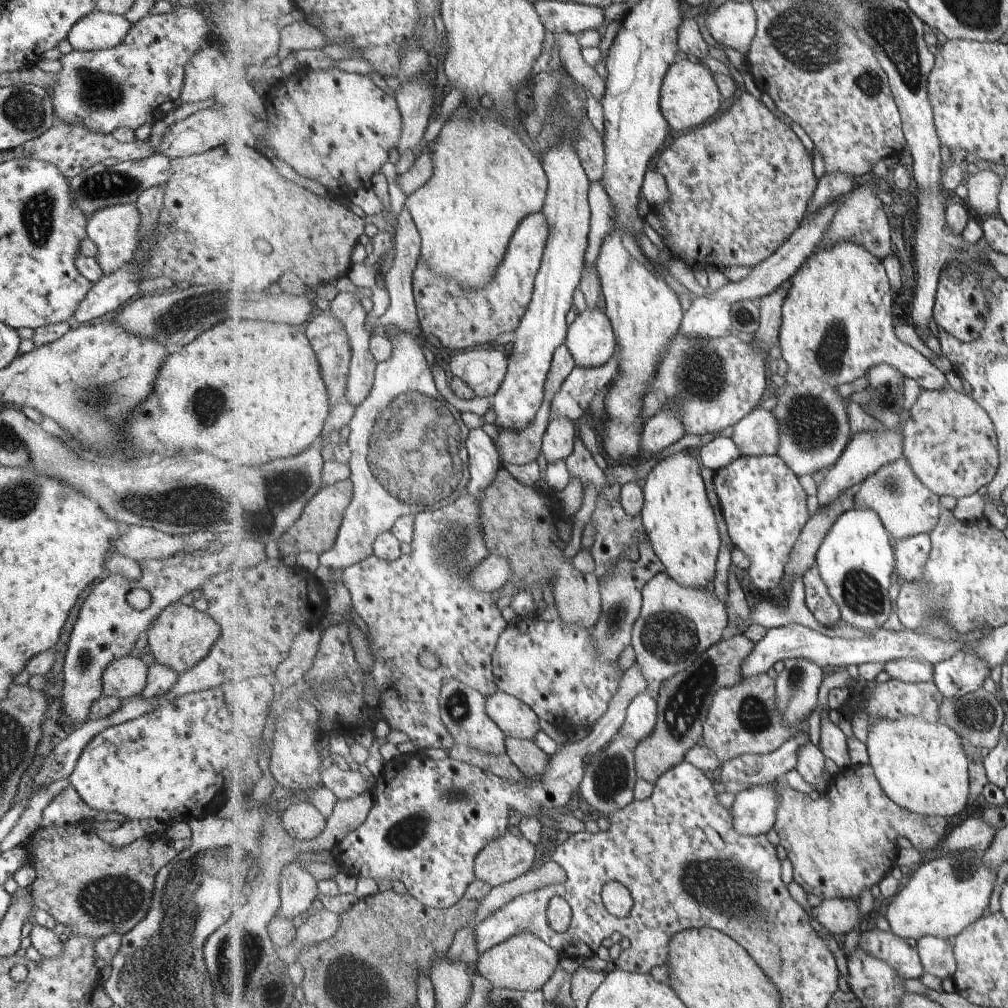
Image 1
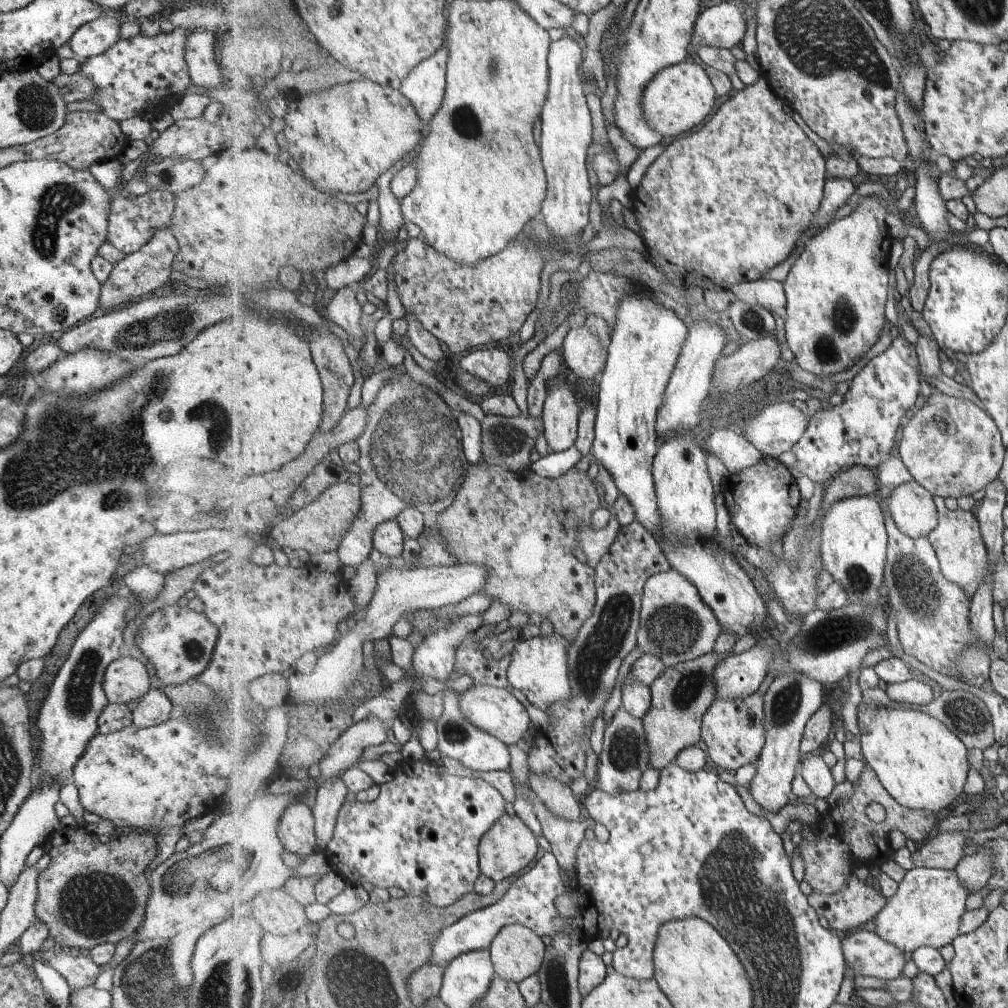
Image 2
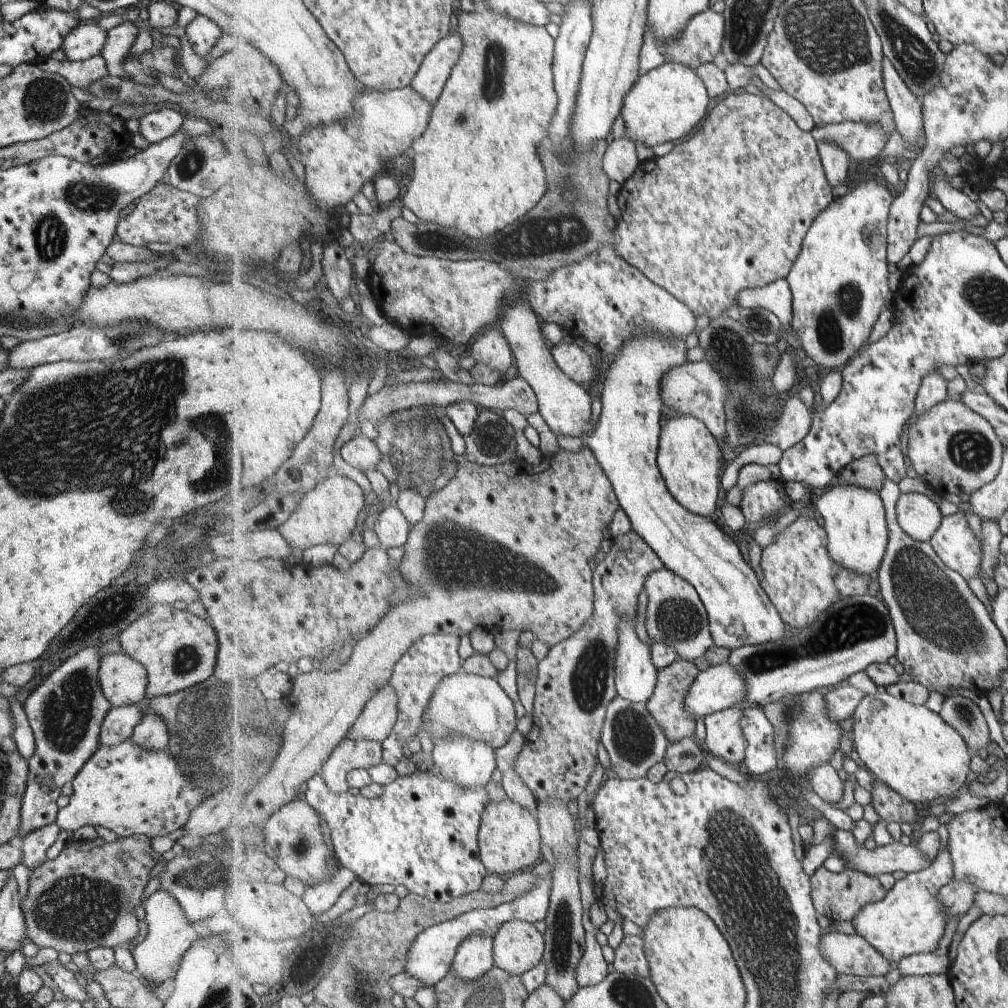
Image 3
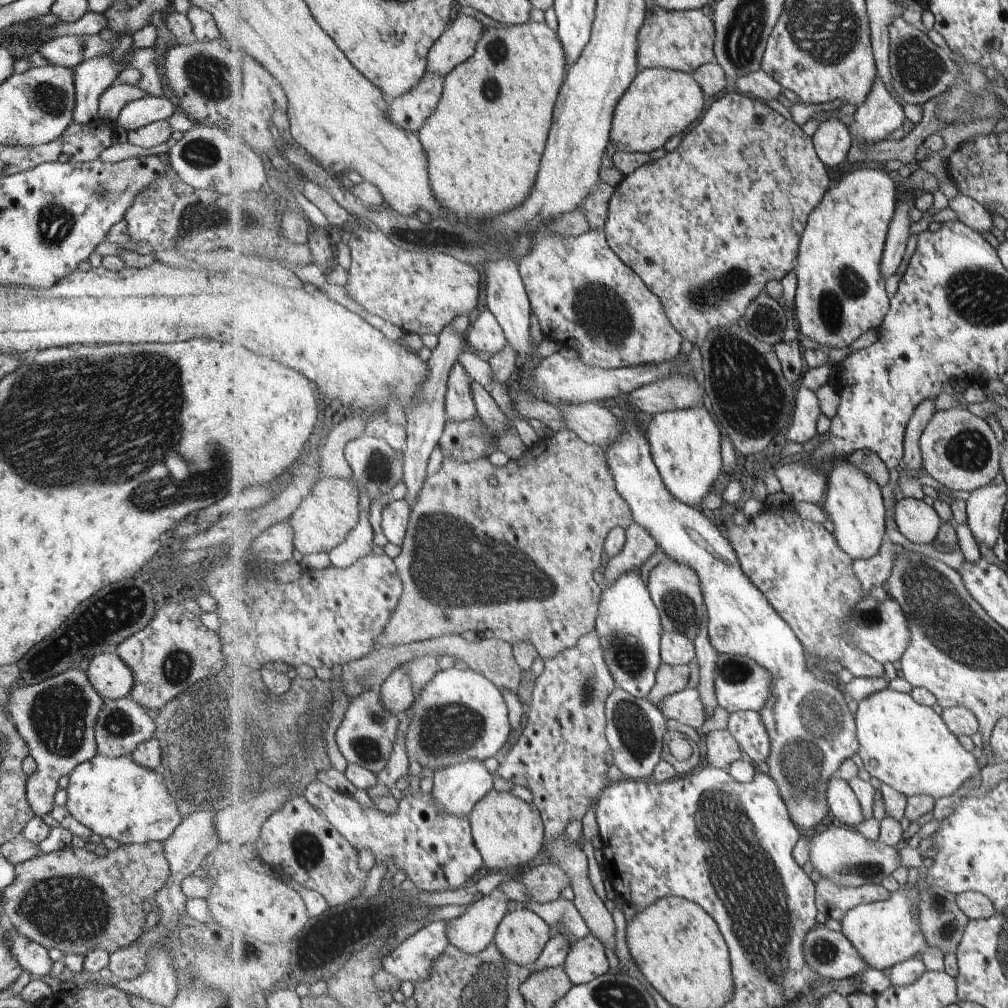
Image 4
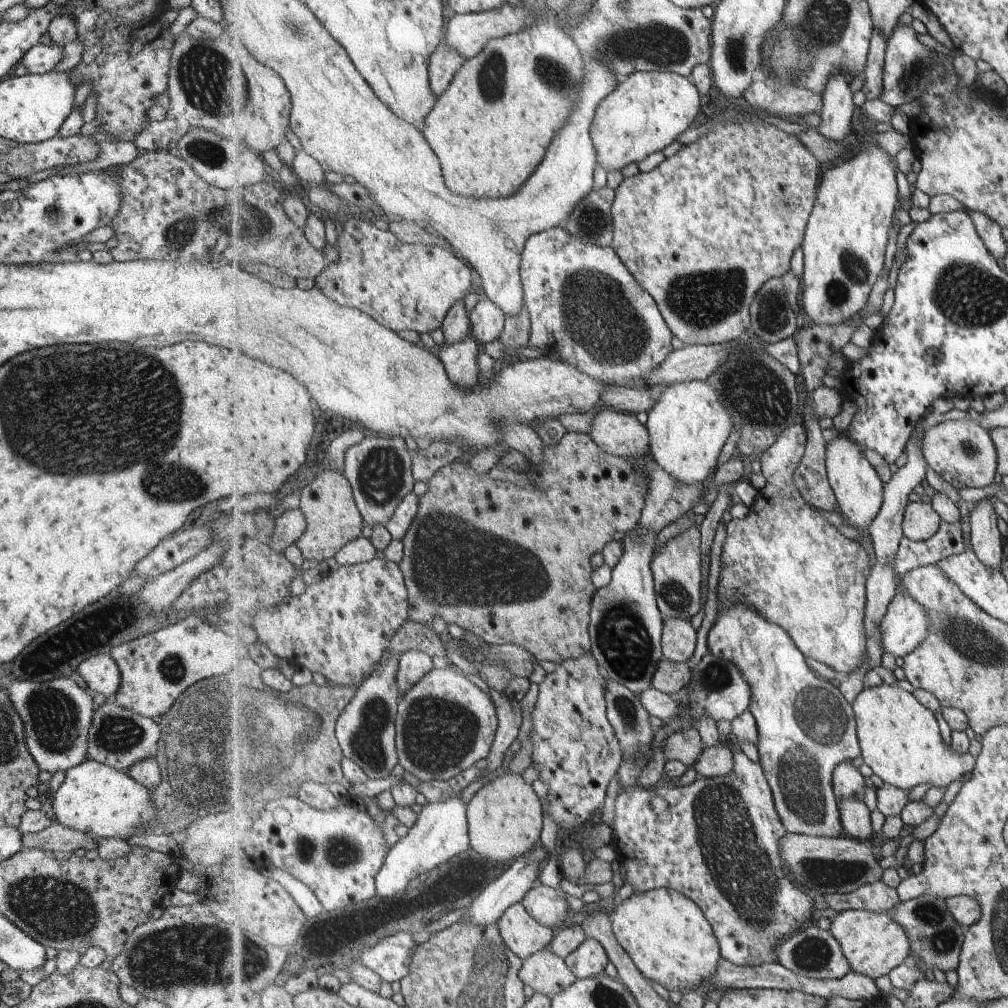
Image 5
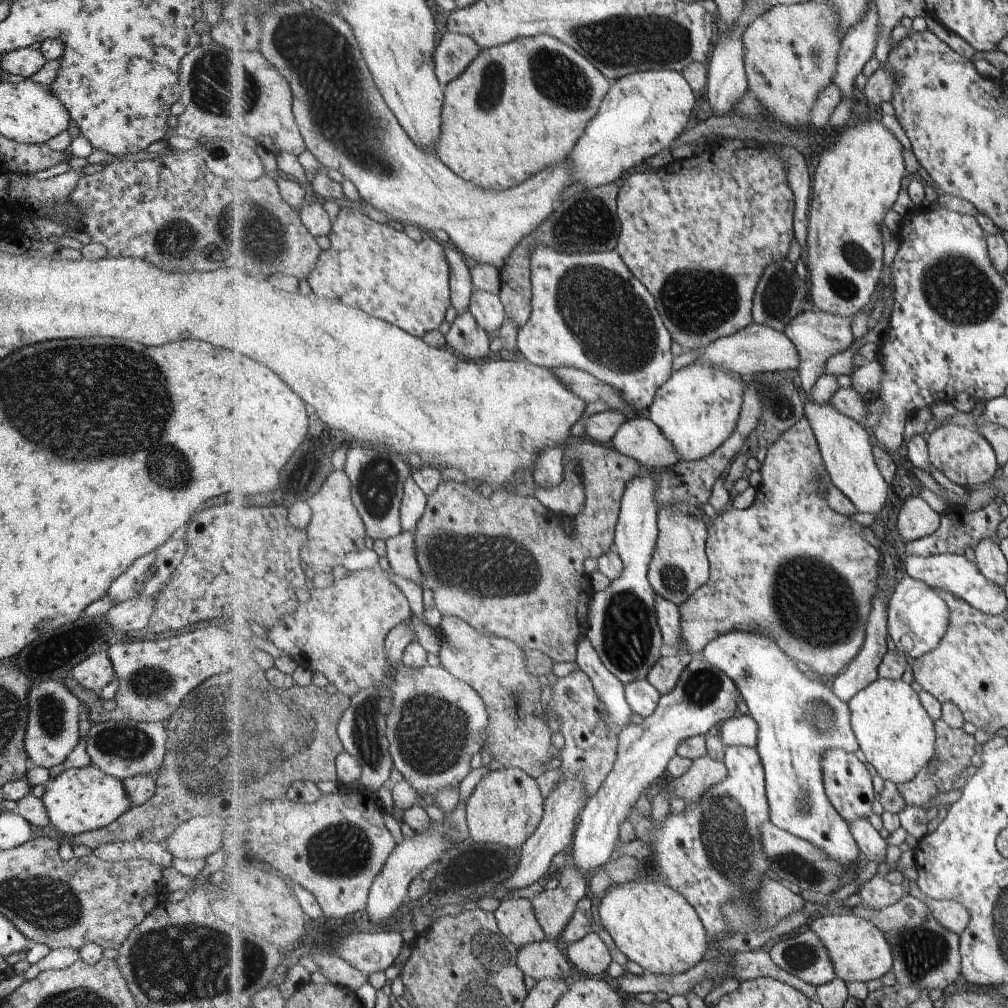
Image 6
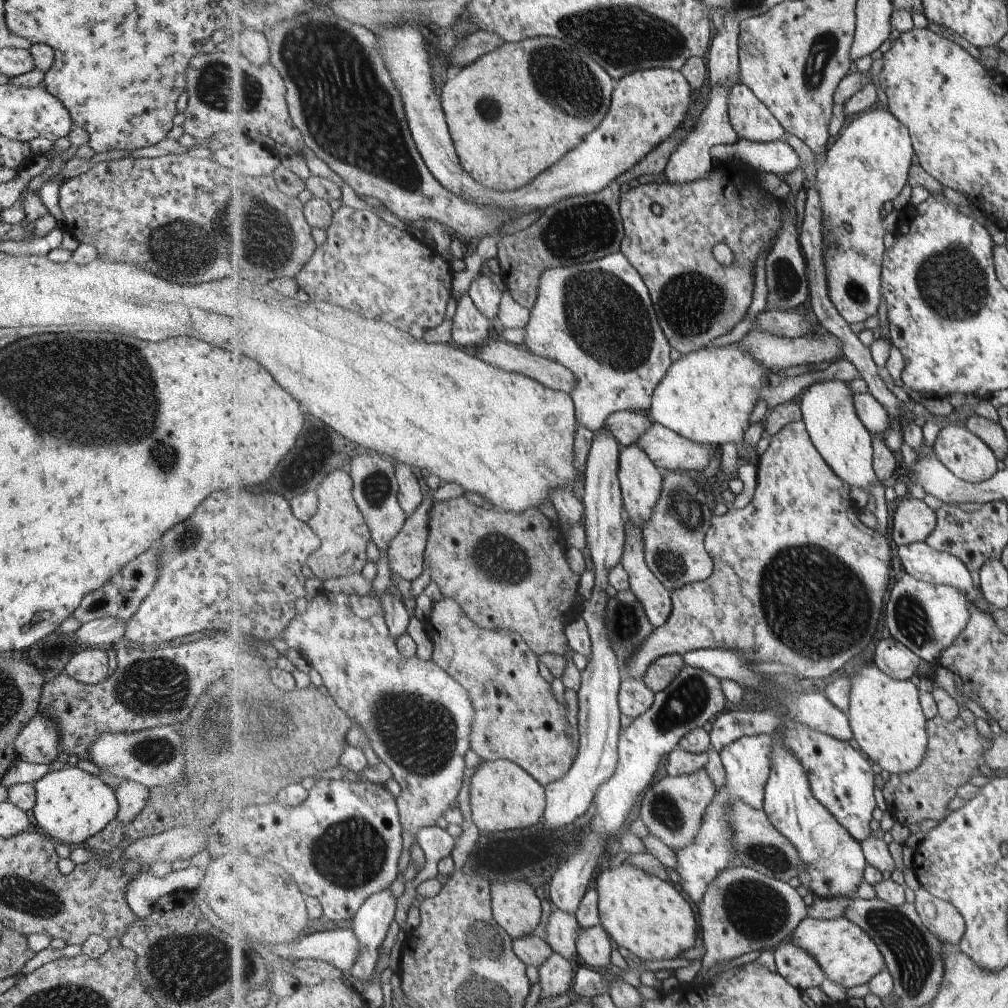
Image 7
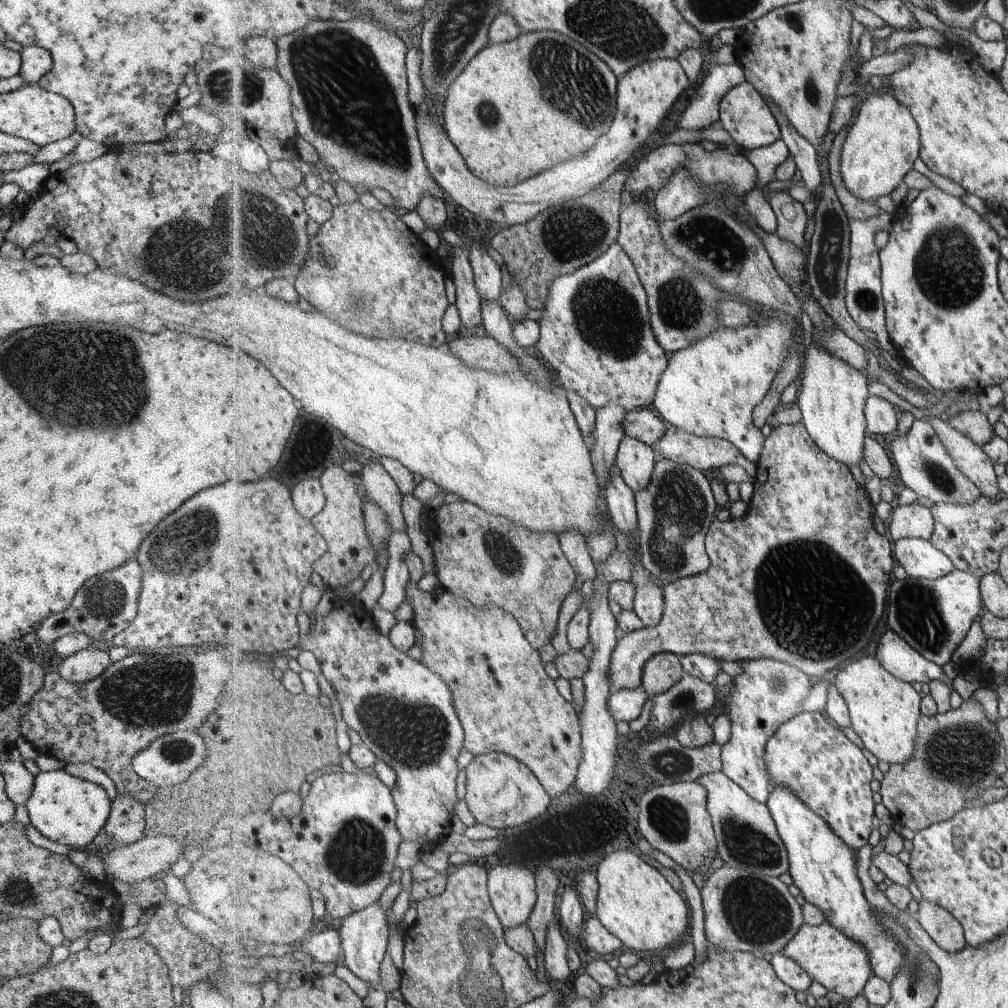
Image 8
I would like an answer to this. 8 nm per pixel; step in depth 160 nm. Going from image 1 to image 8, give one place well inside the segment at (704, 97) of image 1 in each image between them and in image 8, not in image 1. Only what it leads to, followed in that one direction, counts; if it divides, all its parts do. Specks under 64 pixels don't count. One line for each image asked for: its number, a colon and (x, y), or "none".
2: (681, 97)
3: (668, 102)
4: (660, 103)
5: (648, 110)
6: (643, 114)
7: (649, 105)
8: (646, 93)

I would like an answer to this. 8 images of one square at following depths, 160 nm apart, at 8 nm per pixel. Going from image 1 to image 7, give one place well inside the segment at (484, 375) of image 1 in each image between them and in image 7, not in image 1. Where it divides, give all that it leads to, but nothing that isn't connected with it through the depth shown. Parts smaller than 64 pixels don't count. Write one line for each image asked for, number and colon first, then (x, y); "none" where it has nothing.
2: (493, 365)
3: (490, 347)
4: (486, 334)
5: (488, 319)
6: (488, 309)
7: (486, 291)

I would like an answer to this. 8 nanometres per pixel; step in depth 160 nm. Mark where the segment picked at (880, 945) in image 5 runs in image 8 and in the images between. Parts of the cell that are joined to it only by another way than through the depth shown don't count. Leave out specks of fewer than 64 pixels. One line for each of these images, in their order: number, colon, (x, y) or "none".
6: (860, 951)
7: (848, 955)
8: (843, 966)

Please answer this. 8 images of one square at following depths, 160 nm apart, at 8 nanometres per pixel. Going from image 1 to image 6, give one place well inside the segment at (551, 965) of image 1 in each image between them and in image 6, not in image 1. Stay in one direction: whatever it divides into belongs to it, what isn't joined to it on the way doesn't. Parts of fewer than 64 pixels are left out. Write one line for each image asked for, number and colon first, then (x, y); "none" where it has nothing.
2: (518, 953)
3: (519, 946)
4: (522, 935)
5: (525, 935)
6: (517, 918)

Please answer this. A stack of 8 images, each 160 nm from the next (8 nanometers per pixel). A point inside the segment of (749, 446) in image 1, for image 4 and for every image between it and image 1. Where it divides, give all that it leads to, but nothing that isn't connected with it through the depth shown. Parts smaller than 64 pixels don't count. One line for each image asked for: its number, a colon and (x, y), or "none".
2: (776, 428)
3: (796, 420)
4: (803, 427)

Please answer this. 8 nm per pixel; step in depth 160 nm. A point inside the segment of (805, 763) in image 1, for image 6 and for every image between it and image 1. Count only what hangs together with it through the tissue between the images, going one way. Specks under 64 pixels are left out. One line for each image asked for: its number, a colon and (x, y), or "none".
2: (817, 775)
3: (824, 780)
4: (846, 807)
5: (856, 816)
6: (874, 847)

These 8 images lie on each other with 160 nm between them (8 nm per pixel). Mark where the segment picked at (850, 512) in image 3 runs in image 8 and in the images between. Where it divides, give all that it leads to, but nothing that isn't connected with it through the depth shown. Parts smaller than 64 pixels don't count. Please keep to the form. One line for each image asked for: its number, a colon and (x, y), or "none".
4: (854, 504)
5: (859, 488)
6: (846, 448)
7: (828, 408)
8: (833, 397)

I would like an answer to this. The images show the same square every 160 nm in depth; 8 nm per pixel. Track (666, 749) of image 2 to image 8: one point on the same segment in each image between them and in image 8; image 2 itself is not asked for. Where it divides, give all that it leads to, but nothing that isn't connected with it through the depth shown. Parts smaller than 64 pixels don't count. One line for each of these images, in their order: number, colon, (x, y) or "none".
3: (668, 704)
4: (671, 679)
5: (672, 676)
6: (665, 675)
7: (662, 673)
8: (663, 671)

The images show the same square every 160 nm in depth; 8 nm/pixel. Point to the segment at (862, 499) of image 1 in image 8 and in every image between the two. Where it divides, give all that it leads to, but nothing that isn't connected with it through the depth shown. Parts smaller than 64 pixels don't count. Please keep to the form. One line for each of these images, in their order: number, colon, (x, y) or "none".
2: (913, 509)
3: (919, 516)
4: (920, 523)
5: (921, 521)
6: (916, 519)
7: (914, 521)
8: (914, 520)

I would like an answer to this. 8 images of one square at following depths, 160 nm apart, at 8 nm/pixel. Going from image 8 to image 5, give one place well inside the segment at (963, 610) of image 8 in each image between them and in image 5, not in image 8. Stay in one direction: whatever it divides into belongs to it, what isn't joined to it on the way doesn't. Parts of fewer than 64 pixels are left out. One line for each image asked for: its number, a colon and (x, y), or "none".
5: (907, 623)
6: (918, 618)
7: (928, 618)

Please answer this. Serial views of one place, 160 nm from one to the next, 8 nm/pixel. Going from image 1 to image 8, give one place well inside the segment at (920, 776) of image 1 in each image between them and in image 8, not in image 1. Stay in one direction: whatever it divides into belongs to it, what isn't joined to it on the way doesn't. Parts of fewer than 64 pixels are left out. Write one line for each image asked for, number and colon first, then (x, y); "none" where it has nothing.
2: (923, 764)
3: (914, 750)
4: (908, 746)
5: (901, 742)
6: (897, 736)
7: (886, 715)
8: (885, 710)

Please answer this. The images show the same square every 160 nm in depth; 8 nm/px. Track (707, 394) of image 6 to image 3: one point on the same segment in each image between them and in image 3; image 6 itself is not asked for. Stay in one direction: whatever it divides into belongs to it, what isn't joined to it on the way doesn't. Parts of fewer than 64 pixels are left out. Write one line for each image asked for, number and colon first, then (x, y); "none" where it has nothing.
3: (690, 459)
4: (686, 444)
5: (689, 426)

